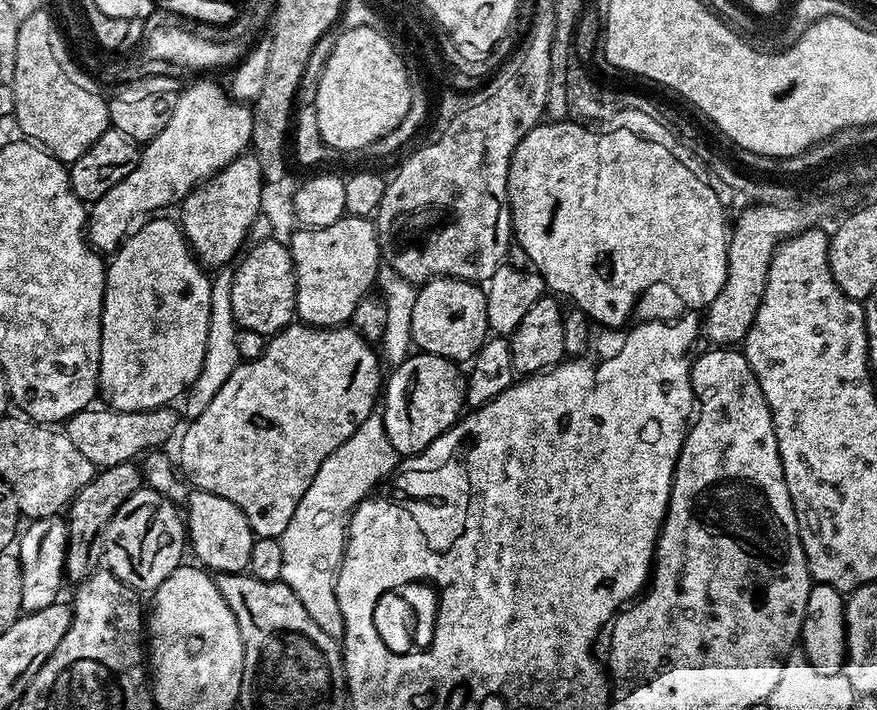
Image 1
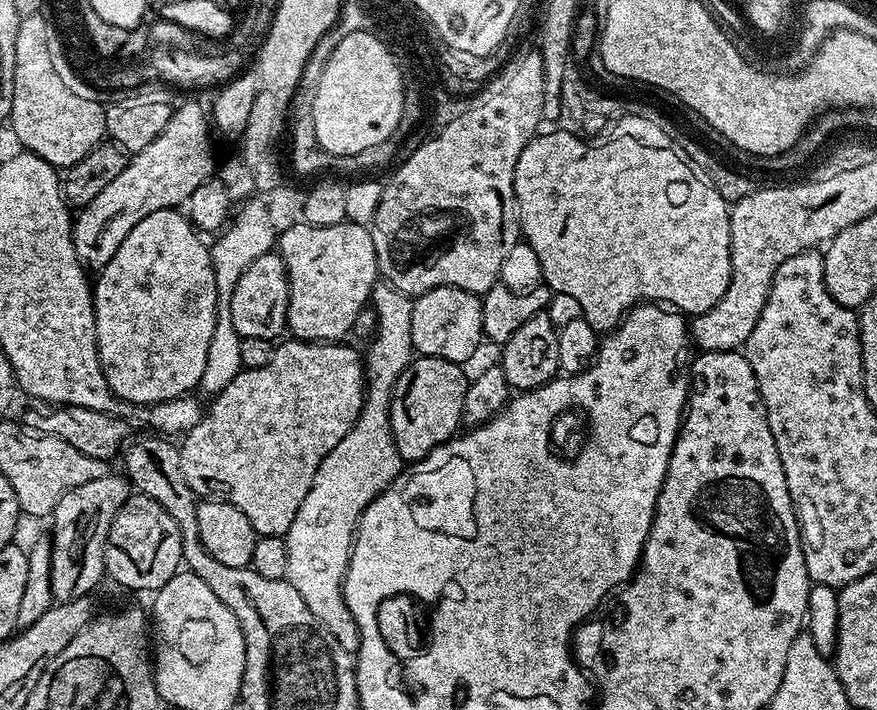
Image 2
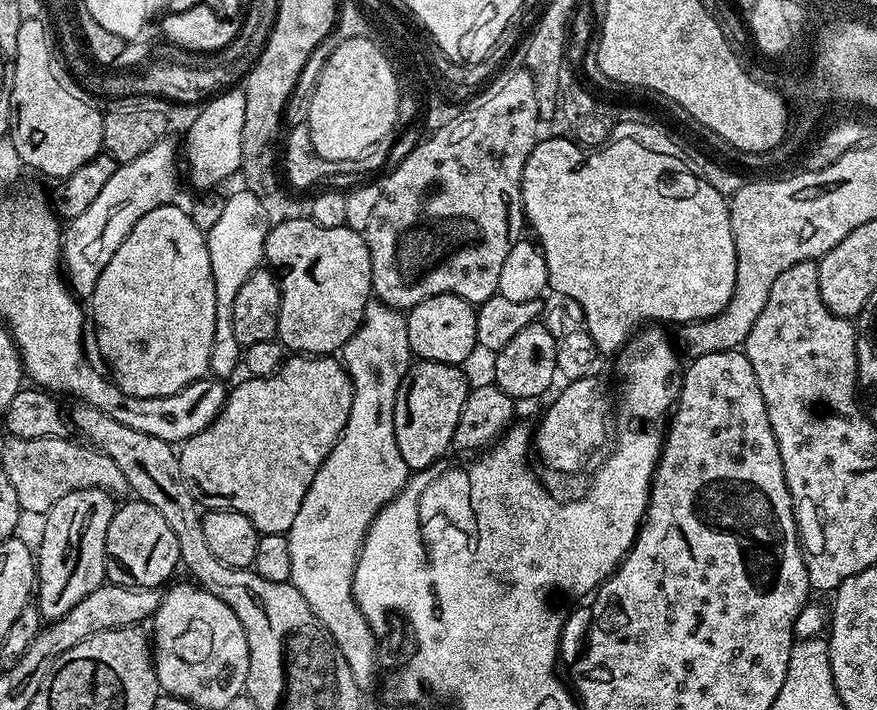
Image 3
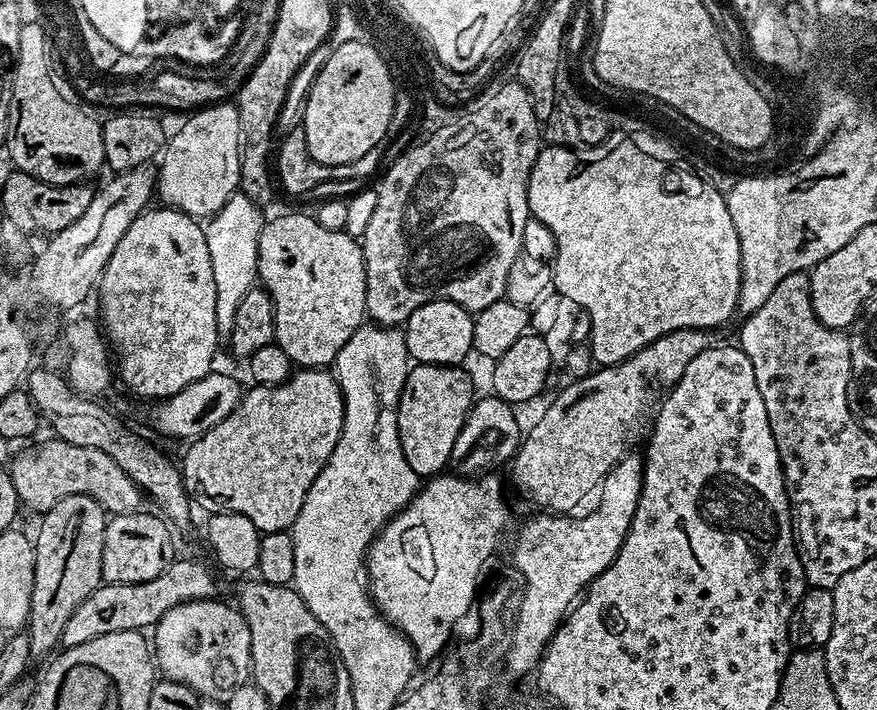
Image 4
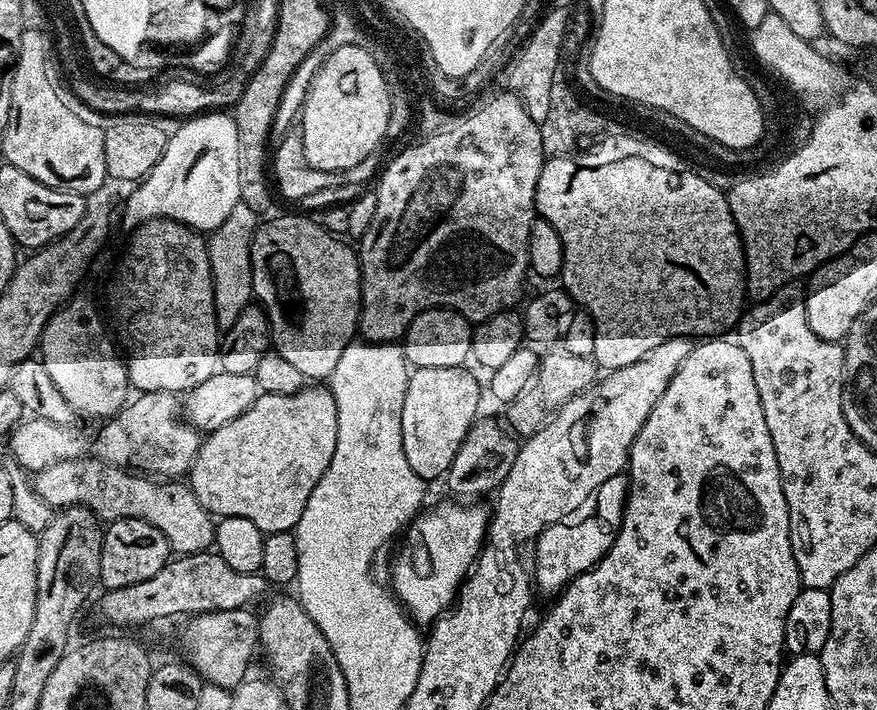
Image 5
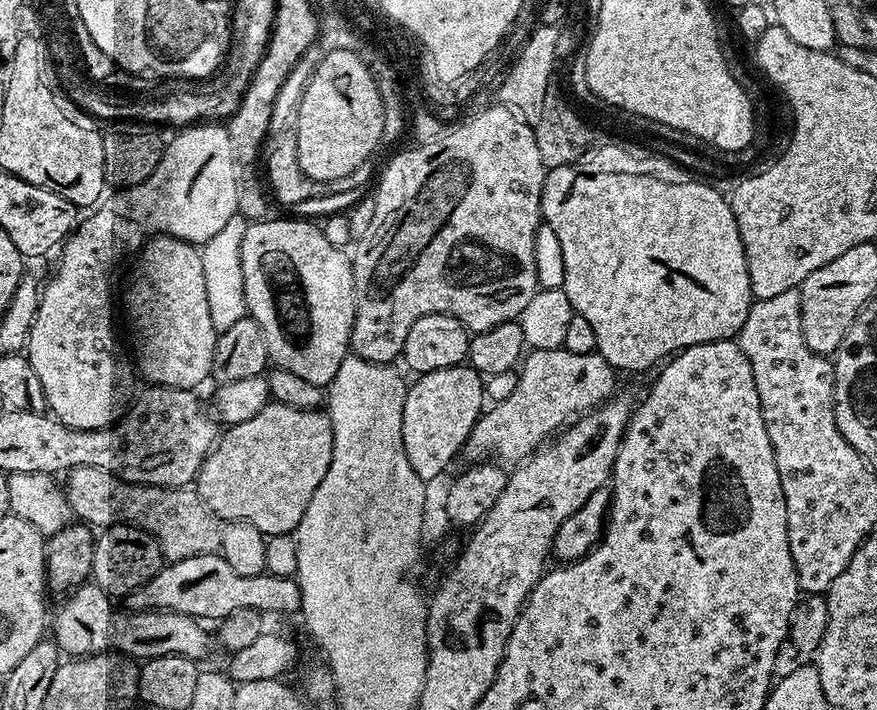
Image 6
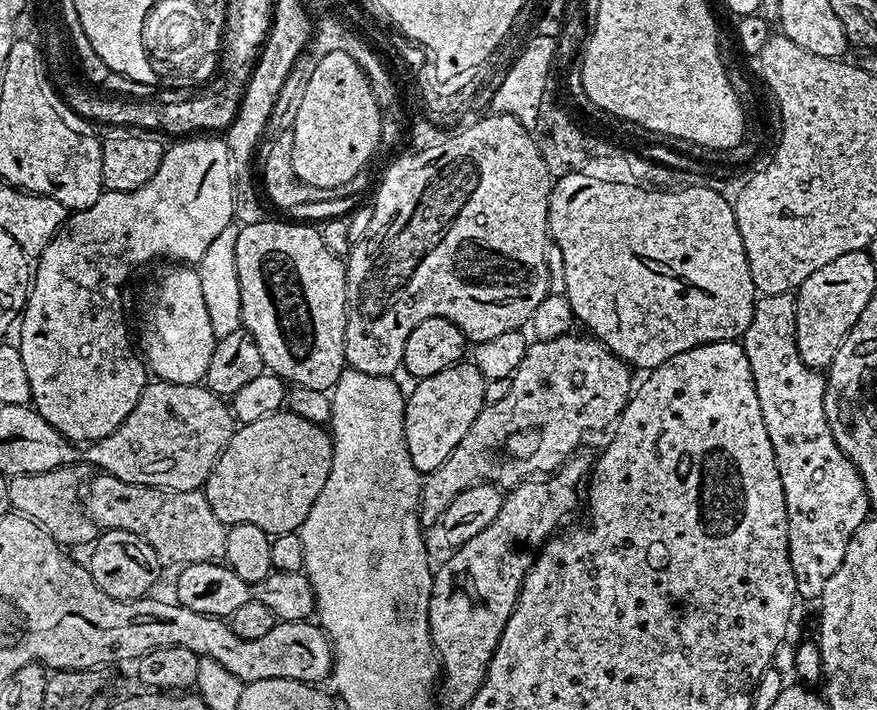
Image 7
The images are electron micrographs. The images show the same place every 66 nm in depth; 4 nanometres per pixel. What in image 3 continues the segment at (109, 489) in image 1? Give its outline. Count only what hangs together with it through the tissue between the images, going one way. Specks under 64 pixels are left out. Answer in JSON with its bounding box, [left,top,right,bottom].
[34,488,118,621]

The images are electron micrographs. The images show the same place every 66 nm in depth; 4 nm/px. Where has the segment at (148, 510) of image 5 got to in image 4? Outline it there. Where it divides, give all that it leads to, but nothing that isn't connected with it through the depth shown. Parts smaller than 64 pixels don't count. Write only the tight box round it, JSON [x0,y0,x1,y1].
[10,438,141,514]

